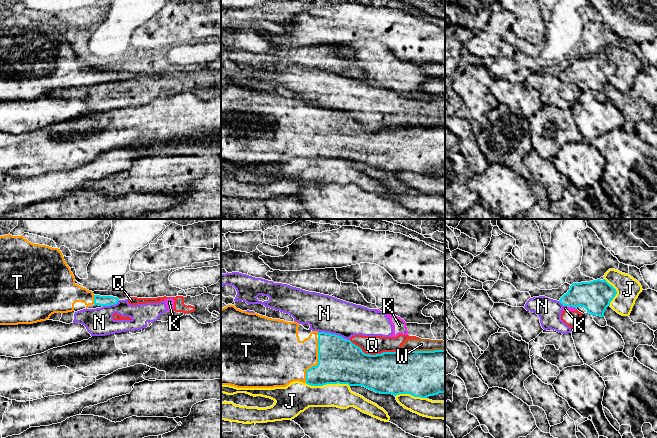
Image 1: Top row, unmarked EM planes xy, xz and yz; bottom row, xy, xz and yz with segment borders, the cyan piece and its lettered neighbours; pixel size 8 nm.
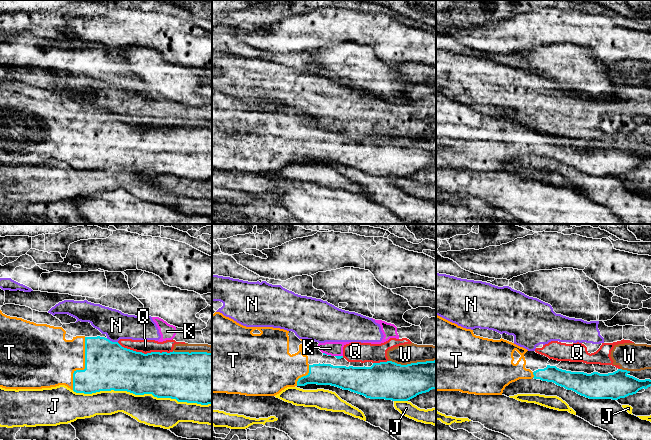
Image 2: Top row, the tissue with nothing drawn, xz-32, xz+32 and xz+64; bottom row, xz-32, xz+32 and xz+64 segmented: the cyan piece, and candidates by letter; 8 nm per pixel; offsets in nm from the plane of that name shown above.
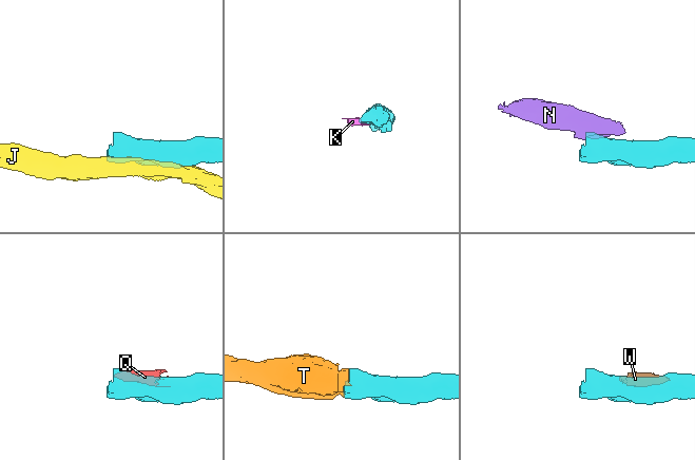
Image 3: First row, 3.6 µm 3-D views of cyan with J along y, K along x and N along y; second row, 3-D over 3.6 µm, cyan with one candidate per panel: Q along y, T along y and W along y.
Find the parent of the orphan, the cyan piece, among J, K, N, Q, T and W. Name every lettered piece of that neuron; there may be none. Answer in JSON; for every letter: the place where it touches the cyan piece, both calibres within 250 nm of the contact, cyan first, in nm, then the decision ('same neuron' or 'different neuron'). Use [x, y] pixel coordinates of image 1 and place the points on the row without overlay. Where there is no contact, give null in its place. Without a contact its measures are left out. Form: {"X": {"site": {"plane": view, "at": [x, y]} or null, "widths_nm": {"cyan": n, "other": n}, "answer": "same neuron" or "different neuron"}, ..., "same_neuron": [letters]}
{"J": {"site": {"plane": "xz", "at": [327, 159]}, "widths_nm": {"cyan": 360, "other": 240}, "answer": "different neuron"}, "K": {"site": {"plane": "yz", "at": [570, 82]}, "widths_nm": {"cyan": 260, "other": 50}, "answer": "different neuron"}, "N": {"site": {"plane": "xz", "at": [330, 109]}, "widths_nm": {"cyan": 360, "other": 300}, "answer": "different neuron"}, "Q": {"site": {"plane": "xz", "at": [378, 130]}, "widths_nm": {"cyan": 360, "other": 150}, "answer": "different neuron"}, "T": {"site": {"plane": "xz", "at": [318, 138]}, "widths_nm": {"cyan": 360, "other": 360}, "answer": "same neuron"}, "W": {"site": {"plane": "xz", "at": [425, 127]}, "widths_nm": {"cyan": 360, "other": 100}, "answer": "different neuron"}, "same_neuron": ["T"]}

